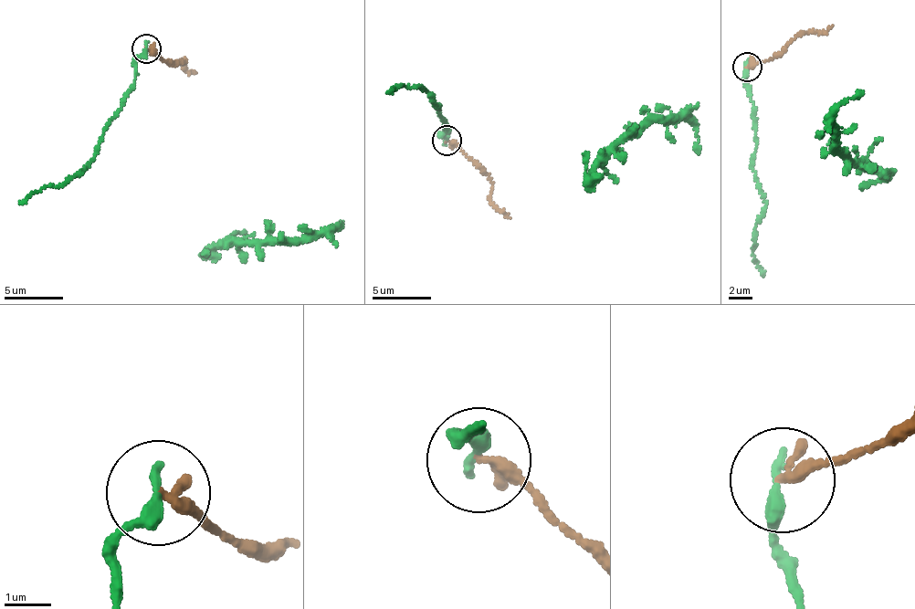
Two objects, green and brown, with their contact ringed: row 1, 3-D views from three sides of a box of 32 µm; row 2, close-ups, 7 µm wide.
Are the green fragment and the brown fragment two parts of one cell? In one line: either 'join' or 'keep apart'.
keep apart

